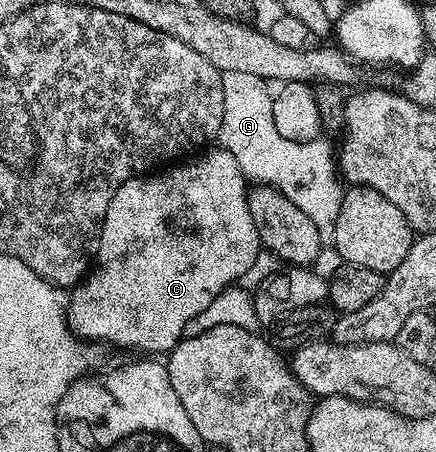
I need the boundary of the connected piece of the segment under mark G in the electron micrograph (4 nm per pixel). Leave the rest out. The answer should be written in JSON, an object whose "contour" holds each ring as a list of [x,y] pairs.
{"contour":[[[226,72],[222,75],[222,98],[224,109],[222,110],[222,126],[218,144],[221,149],[234,154],[234,162],[242,170],[242,174],[249,181],[260,186],[267,186],[280,191],[302,214],[306,214],[321,233],[331,233],[332,227],[336,224],[336,217],[340,209],[340,198],[342,195],[341,179],[338,177],[338,160],[334,155],[334,144],[328,138],[302,142],[290,142],[290,138],[282,138],[278,134],[278,126],[274,126],[274,106],[272,105],[273,93],[268,92],[269,85],[262,78],[254,74],[241,74],[239,72]]]}

